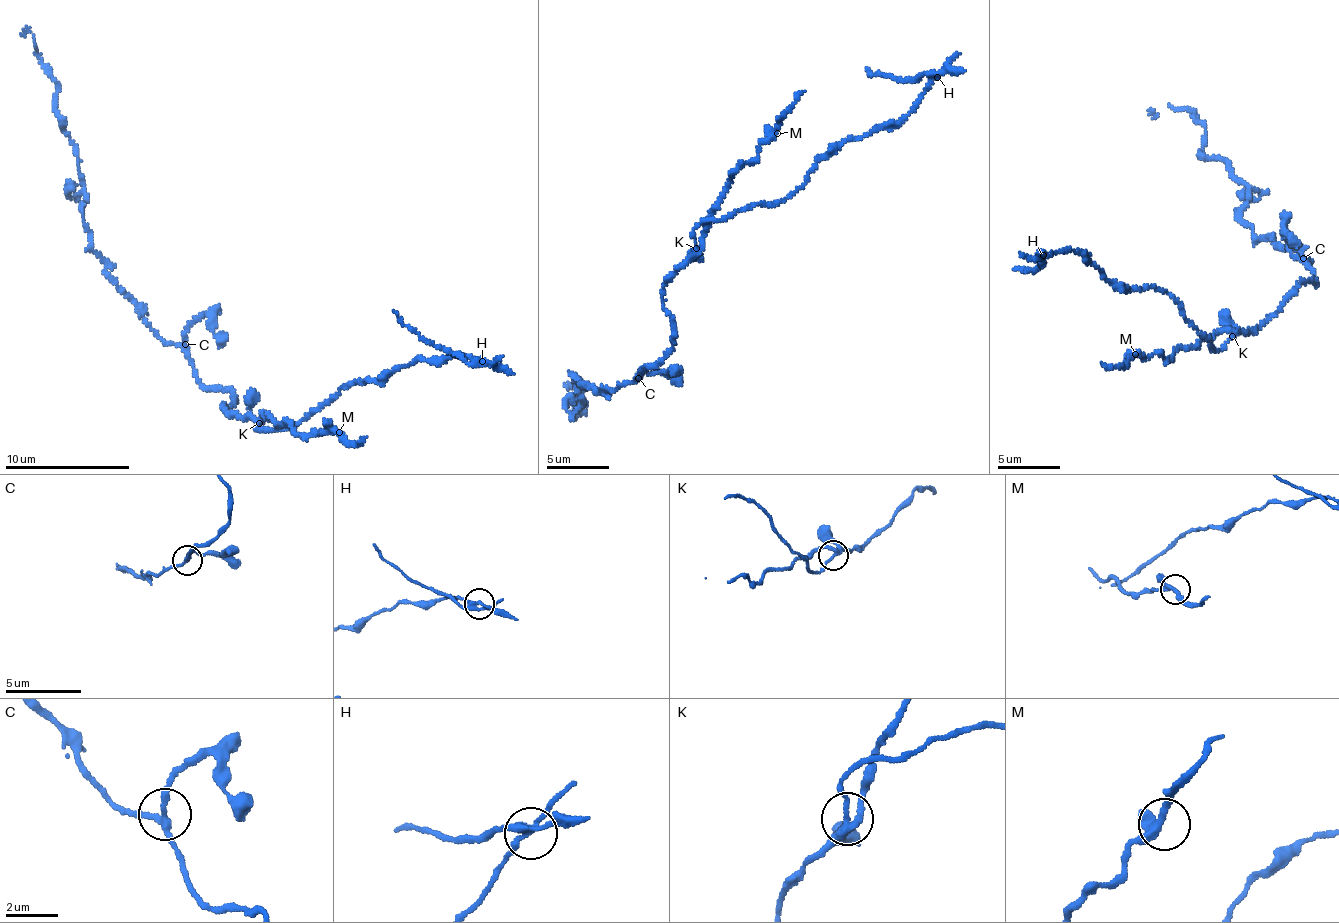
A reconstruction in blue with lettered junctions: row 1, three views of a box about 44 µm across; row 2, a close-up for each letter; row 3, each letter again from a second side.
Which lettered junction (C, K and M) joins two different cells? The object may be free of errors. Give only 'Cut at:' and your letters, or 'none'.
Cut at: K

